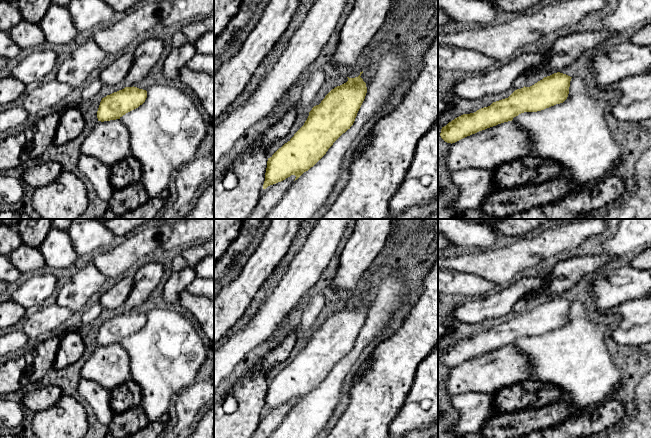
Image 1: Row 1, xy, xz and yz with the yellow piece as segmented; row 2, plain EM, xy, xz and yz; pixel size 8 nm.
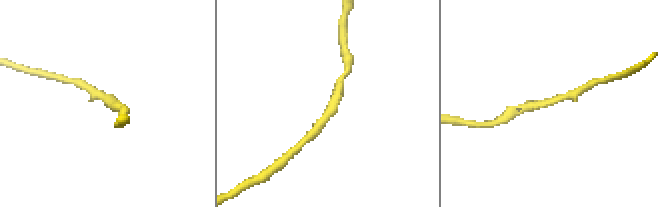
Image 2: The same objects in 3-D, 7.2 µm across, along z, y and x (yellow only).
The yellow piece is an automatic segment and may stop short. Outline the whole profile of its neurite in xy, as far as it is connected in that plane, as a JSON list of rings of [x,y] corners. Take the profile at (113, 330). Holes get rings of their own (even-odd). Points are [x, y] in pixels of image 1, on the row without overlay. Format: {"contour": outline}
{"contour": [[[125,311],[102,322],[98,335],[98,345],[120,343],[126,337],[138,332],[147,322],[147,315],[137,311]]]}

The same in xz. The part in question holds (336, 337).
{"contour": [[[363,295],[355,302],[347,301],[348,305],[346,307],[332,313],[319,329],[312,332],[304,349],[294,358],[294,360],[268,382],[263,413],[283,405],[291,399],[295,399],[295,404],[297,404],[326,378],[328,373],[343,357],[350,353],[367,317],[366,307],[360,301],[362,297]]]}

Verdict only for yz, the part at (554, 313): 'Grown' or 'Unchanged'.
Unchanged

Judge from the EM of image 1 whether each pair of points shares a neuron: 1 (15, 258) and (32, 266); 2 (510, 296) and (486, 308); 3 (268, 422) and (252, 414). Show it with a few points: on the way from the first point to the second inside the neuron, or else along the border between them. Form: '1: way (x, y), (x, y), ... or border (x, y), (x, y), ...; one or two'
1: way (19, 258), (24, 258), (28, 262); one
2: way (504, 299), (492, 306); one
3: border (263, 413), (256, 427); two

